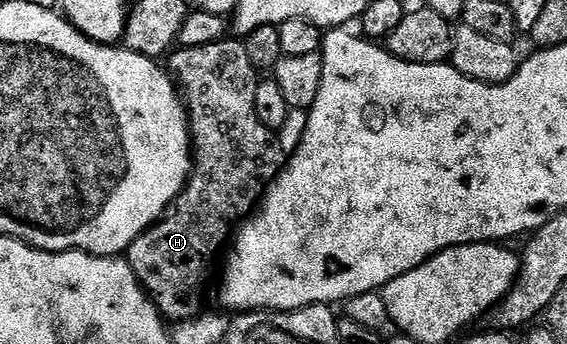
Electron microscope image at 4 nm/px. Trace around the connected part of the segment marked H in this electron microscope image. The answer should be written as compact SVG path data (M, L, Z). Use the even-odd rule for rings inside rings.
M231 41L205 44L199 50L179 48L170 55L169 70L181 87L187 107L193 147L193 173L163 217L144 234L137 236L137 240L133 240L125 252L135 279L153 299L160 315L172 323L187 322L200 313L199 298L191 293L202 284L207 265L214 260L215 253L223 245L228 245L236 227L258 207L268 186L285 165L285 151L281 148L276 131L265 128L265 124L257 120L253 99L257 93L257 84L261 81L260 75L250 62L244 43Z

